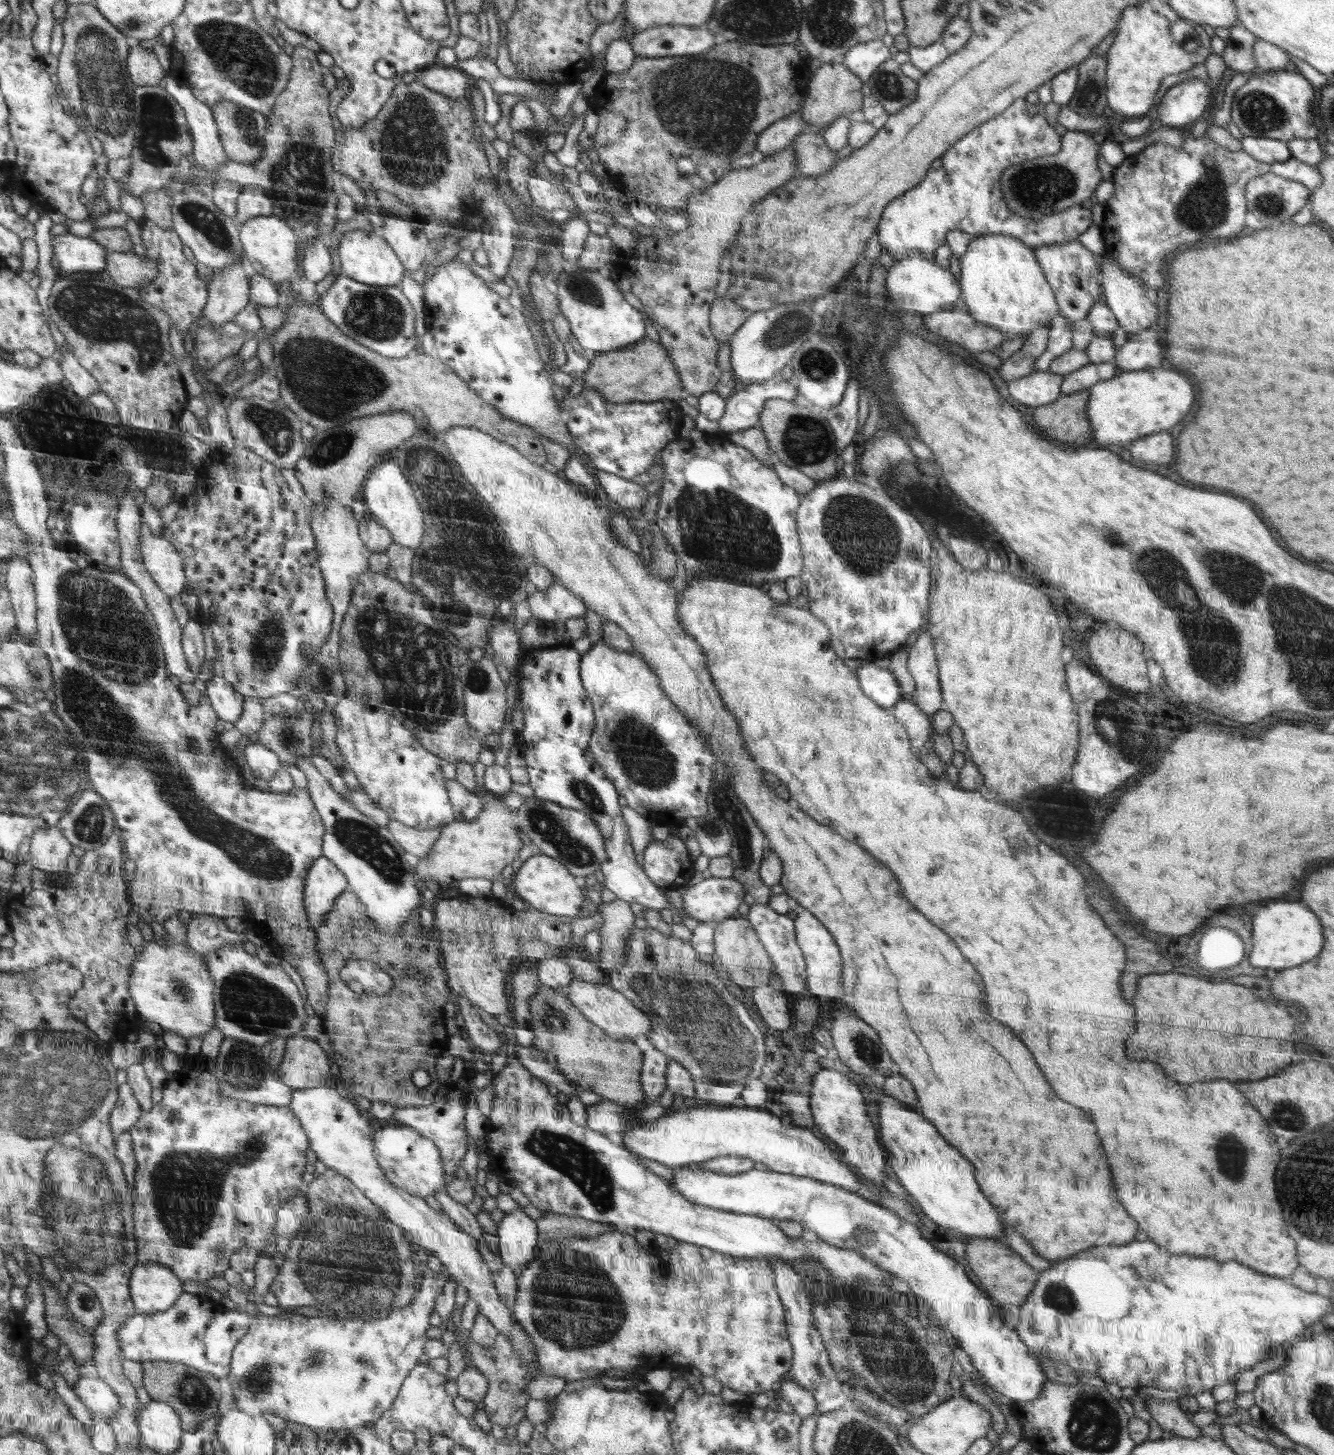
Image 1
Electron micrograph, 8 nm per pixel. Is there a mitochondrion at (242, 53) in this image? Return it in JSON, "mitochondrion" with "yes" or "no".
{"mitochondrion":"yes"}

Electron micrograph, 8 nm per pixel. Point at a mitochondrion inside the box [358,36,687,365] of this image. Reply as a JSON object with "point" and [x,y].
{"point":[413,142]}

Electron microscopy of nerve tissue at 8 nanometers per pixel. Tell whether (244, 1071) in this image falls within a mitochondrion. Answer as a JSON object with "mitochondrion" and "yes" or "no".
{"mitochondrion":"yes"}

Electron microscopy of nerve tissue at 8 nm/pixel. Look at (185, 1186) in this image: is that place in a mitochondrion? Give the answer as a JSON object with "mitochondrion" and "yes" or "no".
{"mitochondrion":"yes"}

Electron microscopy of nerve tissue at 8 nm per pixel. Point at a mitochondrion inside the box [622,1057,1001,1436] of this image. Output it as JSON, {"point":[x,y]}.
{"point":[895,1356]}

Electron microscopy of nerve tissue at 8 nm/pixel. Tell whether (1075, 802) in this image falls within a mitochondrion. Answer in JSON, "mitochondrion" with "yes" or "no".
{"mitochondrion":"no"}

